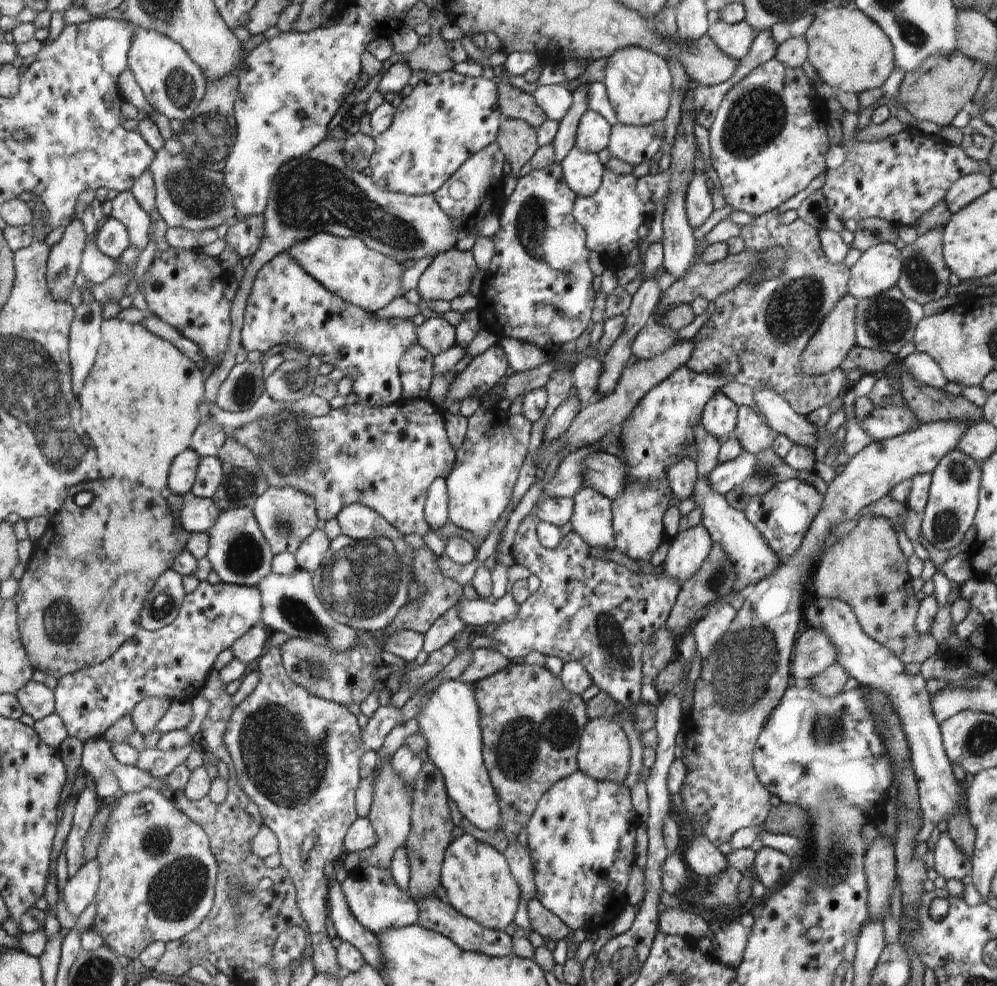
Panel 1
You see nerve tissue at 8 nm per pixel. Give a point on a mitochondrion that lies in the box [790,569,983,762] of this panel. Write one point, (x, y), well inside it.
(826, 731)

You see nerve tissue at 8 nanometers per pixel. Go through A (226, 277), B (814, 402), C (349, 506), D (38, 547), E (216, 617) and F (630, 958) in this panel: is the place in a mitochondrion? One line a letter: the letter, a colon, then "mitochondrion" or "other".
A: other
B: other
C: other
D: other
E: other
F: mitochondrion

